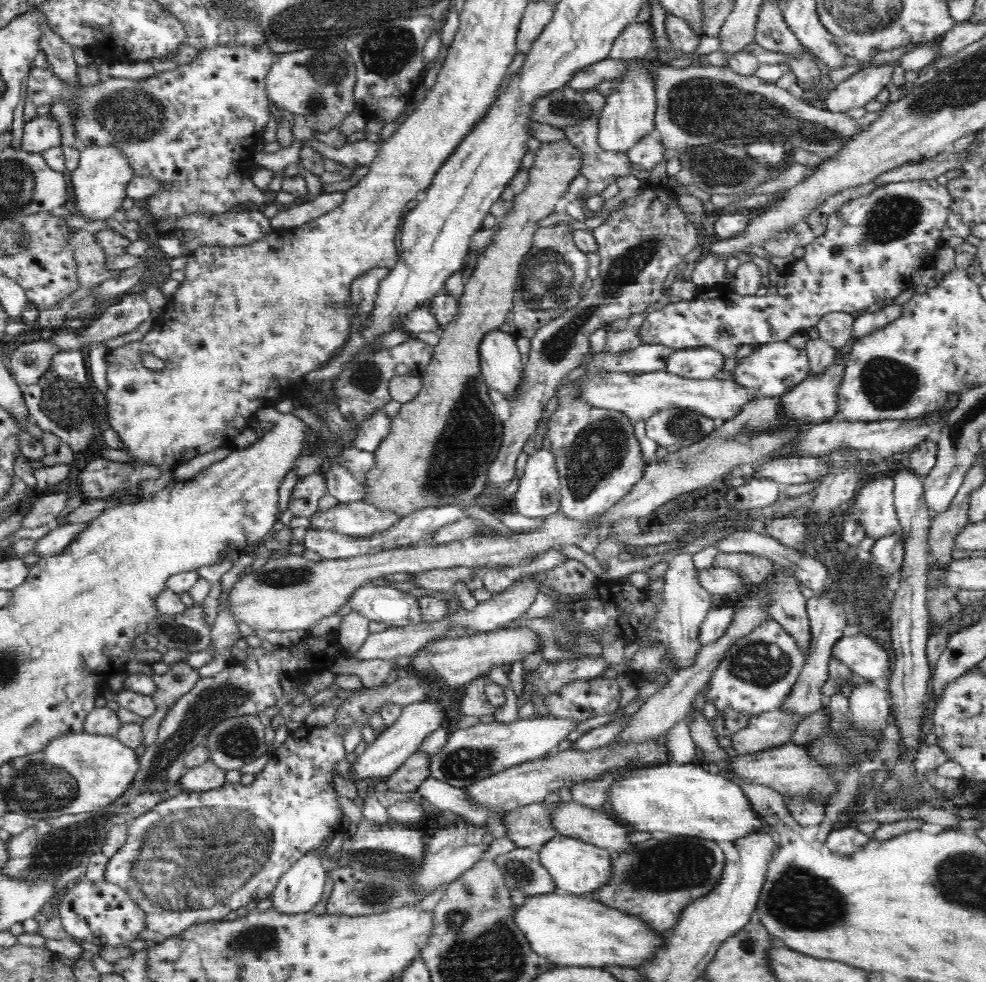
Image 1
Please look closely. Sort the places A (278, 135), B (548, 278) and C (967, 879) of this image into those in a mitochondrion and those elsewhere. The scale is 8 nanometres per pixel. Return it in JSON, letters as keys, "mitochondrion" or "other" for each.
{"A":"other","B":"mitochondrion","C":"mitochondrion"}

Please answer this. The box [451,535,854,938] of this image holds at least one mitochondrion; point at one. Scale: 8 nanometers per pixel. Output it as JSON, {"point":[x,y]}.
{"point":[669,866]}

